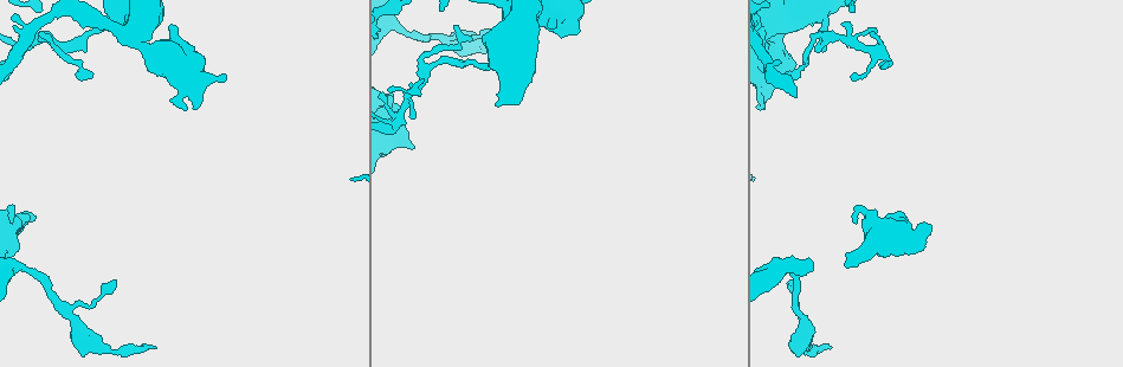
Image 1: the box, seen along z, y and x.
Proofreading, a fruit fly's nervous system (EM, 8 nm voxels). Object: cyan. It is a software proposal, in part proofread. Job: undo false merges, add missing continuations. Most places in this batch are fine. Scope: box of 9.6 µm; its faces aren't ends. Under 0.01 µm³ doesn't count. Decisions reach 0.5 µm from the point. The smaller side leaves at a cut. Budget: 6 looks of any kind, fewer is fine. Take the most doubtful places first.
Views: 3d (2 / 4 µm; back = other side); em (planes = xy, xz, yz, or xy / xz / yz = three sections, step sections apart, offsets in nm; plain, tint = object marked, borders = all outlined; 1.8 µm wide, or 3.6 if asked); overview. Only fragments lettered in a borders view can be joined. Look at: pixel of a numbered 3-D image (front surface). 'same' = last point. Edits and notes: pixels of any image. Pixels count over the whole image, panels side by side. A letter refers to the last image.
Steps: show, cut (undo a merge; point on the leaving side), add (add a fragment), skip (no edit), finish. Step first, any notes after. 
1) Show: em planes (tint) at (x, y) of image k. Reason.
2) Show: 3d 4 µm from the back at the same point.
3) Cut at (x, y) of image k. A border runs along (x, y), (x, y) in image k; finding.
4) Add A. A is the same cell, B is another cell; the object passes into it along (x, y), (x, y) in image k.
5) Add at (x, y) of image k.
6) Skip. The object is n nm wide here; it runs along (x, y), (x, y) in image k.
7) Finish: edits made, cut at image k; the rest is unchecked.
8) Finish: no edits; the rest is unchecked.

Show: 3d 2 µm at (154, 347) of image 1. Tapers out.

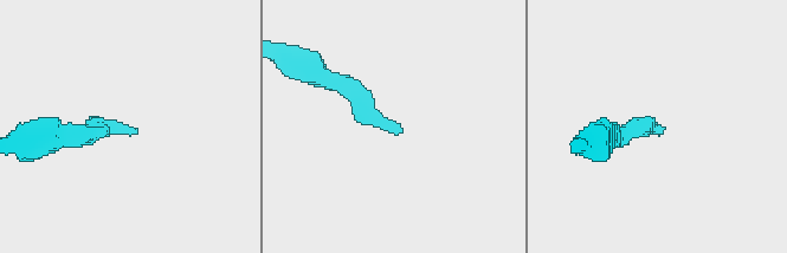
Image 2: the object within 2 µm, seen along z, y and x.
Show: em planes (borders) at (132, 130) of image 2. Now the EM.

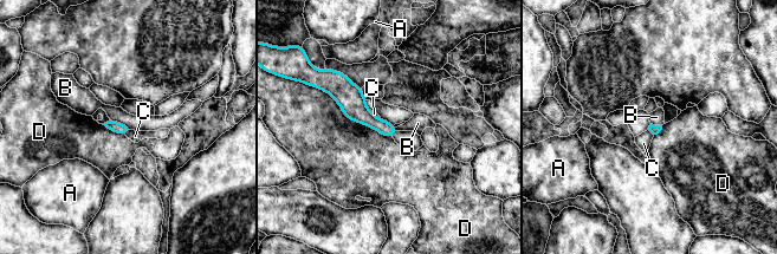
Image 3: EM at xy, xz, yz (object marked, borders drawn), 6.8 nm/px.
Skip. A, B, C and D are other cells; it runs along (335, 84), (370, 121), (392, 131) in image 3; no lettered fragment goes on from it.

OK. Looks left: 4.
Show: em planes (tint) at (34, 216) of image 1. Free end.

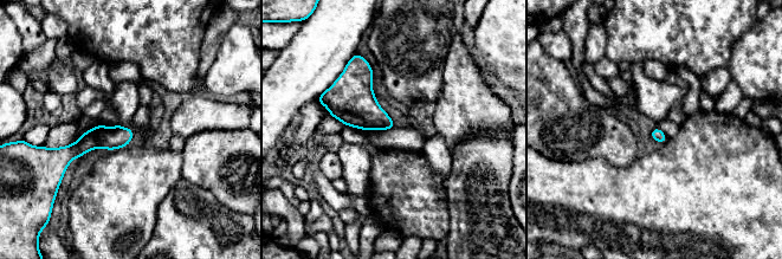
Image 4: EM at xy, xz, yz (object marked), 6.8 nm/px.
Show: em planes (borders) at the same point.

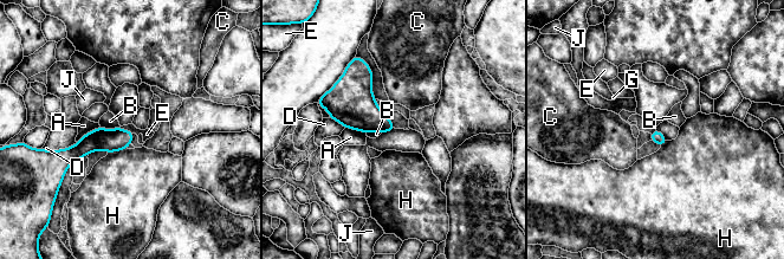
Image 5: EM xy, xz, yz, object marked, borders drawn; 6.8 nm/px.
Skip. A, B, C, D, E, G, H and J are other cells; a border runs along (396, 129), (381, 134) in image 5; none of them fits.

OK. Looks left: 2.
Show: 3d 4 µm at (768, 24) of image 1. Sudden change in width.

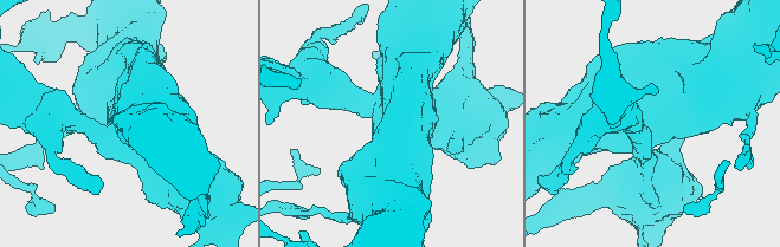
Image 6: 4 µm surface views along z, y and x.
Show: em 3.6 µm planes (borders) at (655, 123) of image 6. Now the EM.

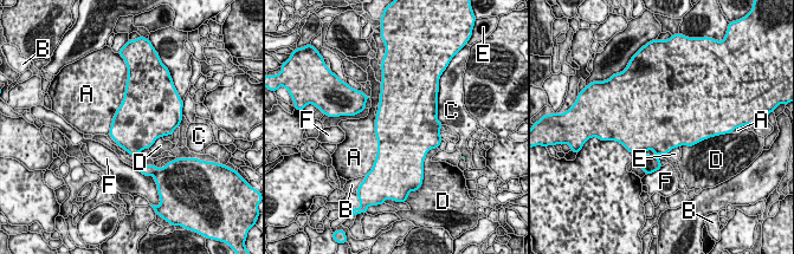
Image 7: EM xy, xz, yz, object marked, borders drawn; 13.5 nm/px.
Skip. A, B, C, D, E and F are other cells; a border runs along (376, 116), (376, 157), (373, 162) in image 7; all the same neuron.

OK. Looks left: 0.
Finish: no edits; the rest is unchecked.

